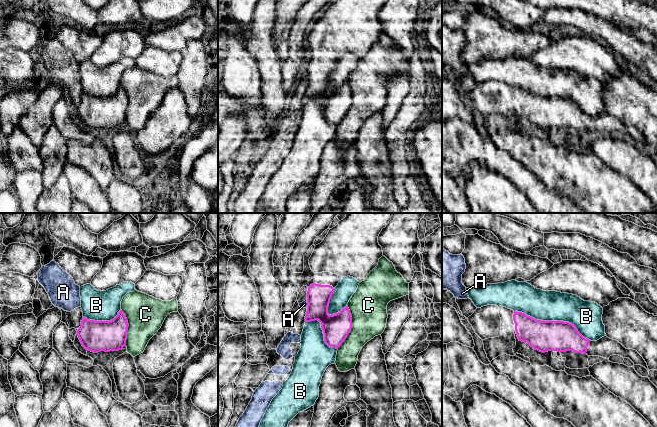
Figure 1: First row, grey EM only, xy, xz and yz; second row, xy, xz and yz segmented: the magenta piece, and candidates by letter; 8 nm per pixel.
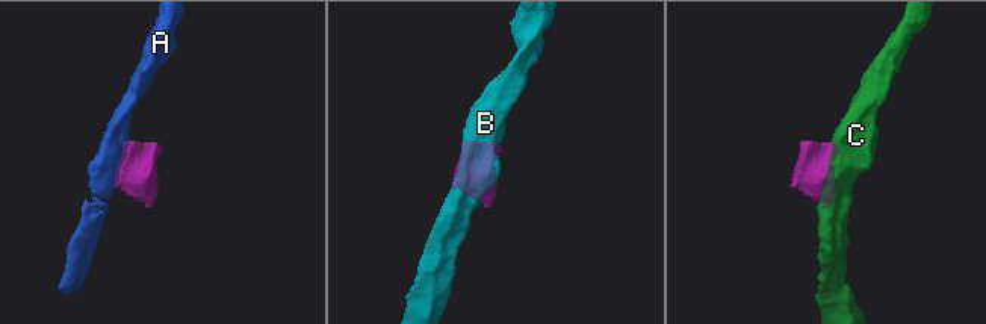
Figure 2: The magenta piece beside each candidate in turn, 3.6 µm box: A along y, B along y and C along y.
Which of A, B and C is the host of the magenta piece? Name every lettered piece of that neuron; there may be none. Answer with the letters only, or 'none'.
none

